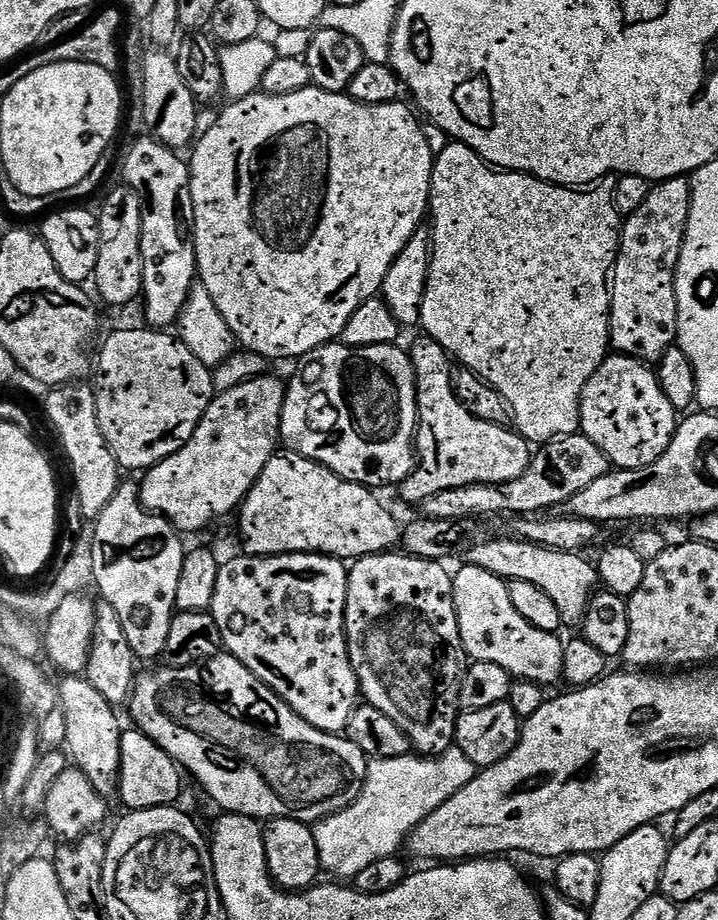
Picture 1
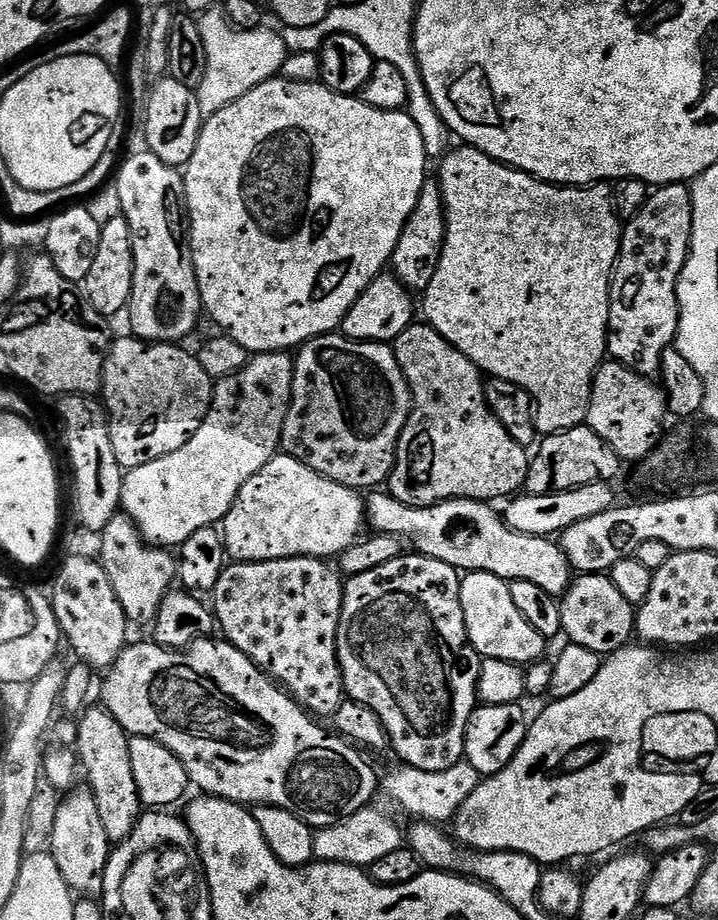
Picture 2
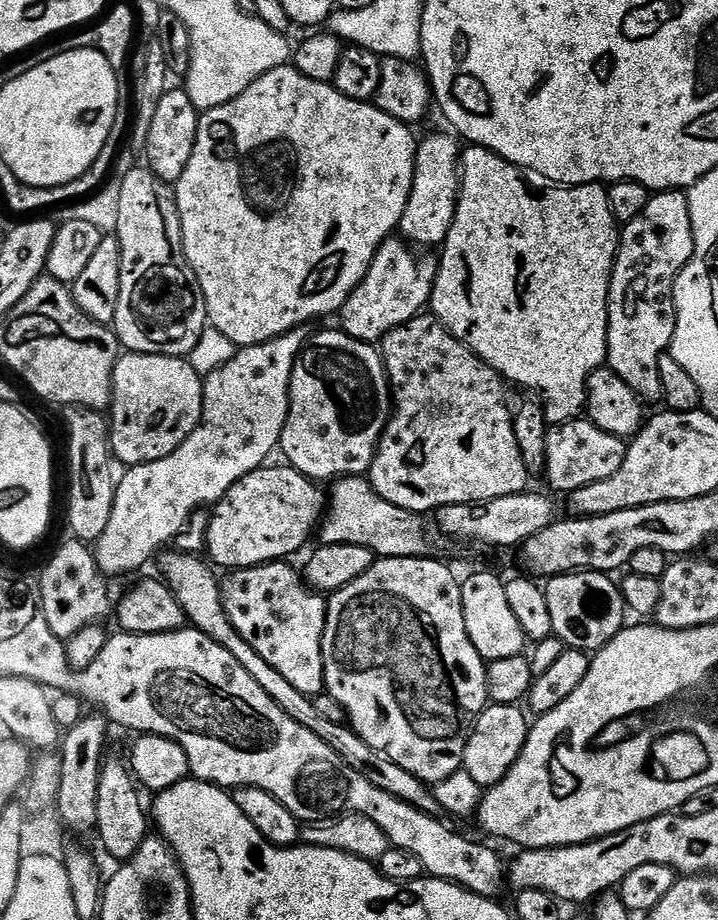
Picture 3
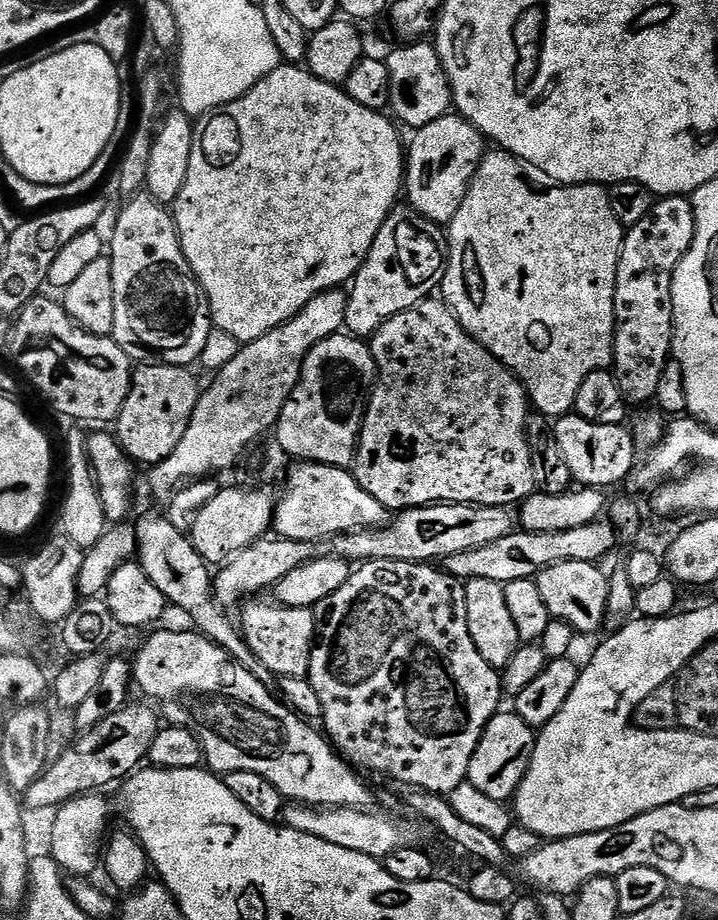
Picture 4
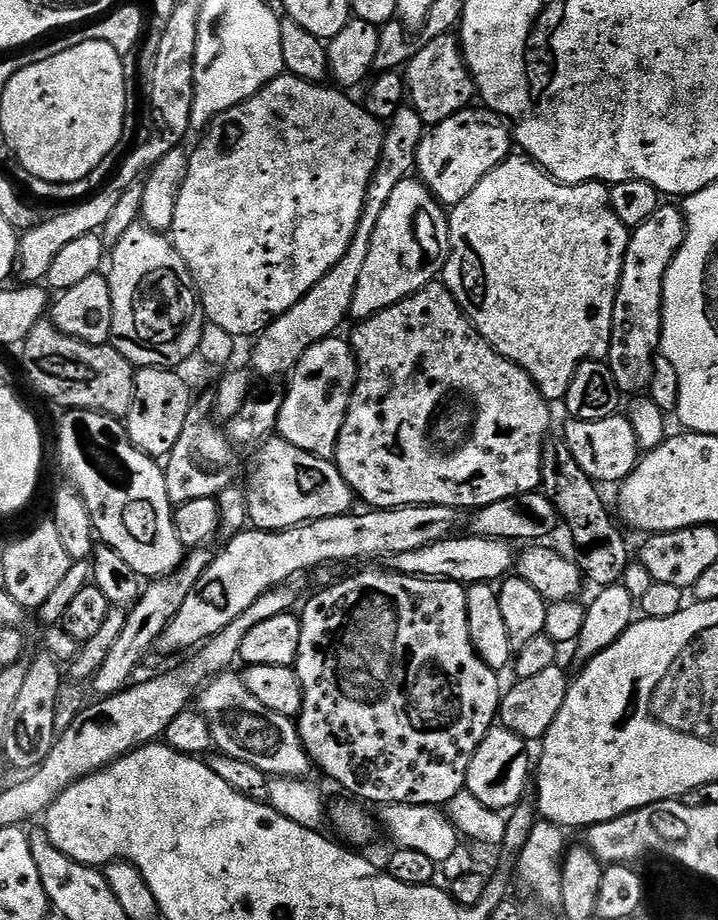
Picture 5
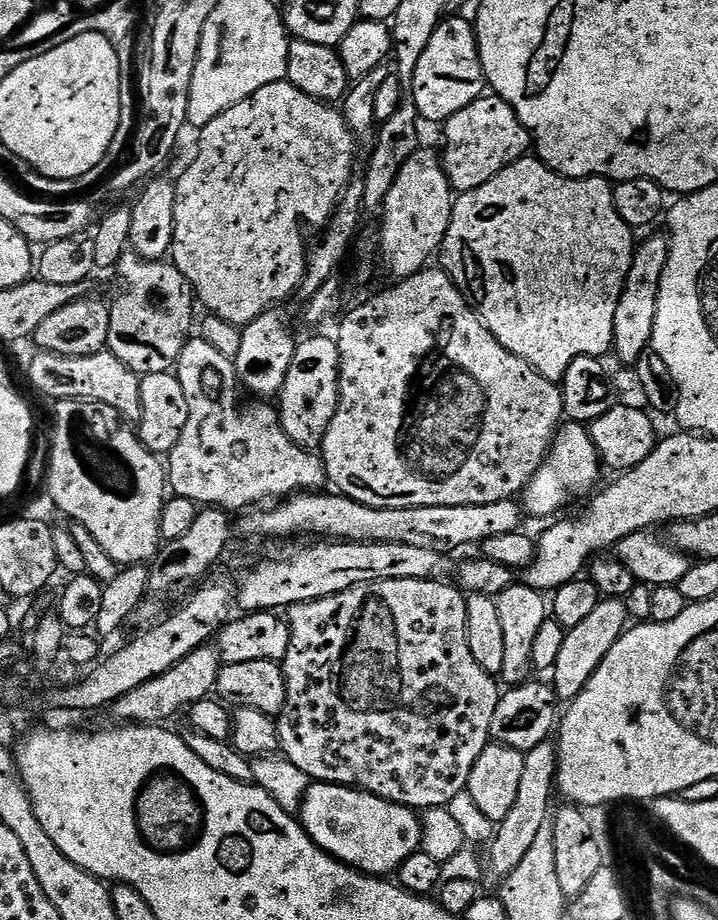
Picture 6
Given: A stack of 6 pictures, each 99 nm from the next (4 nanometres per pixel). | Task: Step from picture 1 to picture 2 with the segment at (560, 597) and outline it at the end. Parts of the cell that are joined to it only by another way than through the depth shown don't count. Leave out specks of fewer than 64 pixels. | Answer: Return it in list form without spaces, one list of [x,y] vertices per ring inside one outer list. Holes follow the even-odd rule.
[[[376,490],[366,500],[366,524],[373,533],[398,536],[411,547],[413,544],[419,555],[446,562],[461,573],[485,572],[509,582],[534,582],[546,594],[563,596],[574,573],[559,543],[546,536],[518,534],[492,508],[491,503],[478,500],[444,500],[428,508],[415,508],[398,502],[387,491]]]

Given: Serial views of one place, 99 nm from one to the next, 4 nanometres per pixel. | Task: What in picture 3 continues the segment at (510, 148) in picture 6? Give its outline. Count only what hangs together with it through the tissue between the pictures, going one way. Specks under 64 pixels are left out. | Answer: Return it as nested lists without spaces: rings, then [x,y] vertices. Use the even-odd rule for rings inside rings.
[[[436,132],[425,140],[423,137],[417,143],[414,182],[398,229],[399,235],[407,243],[413,246],[421,244],[424,247],[421,249],[424,250],[439,249],[446,242],[450,226],[454,222],[456,201],[460,195],[461,177],[458,173],[461,171],[462,148],[455,135],[444,132]]]

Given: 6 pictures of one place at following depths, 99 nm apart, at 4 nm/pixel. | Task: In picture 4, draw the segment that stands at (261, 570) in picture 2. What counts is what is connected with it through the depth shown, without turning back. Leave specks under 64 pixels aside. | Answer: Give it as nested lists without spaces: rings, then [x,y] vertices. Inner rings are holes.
[[[257,599],[244,612],[242,635],[250,650],[272,672],[273,677],[305,678],[310,666],[312,645],[316,642],[316,614],[311,608],[291,608]]]

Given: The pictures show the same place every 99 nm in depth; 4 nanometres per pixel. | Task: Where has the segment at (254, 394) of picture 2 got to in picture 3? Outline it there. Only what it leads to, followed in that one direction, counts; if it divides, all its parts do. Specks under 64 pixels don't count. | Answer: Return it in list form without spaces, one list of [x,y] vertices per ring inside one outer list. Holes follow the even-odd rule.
[[[301,326],[273,340],[236,351],[226,366],[214,370],[214,374],[204,380],[204,413],[200,424],[185,438],[182,446],[178,446],[178,450],[164,460],[131,465],[125,471],[128,473],[119,477],[110,522],[106,522],[106,530],[94,544],[99,570],[106,578],[122,576],[144,567],[164,547],[175,541],[196,511],[216,505],[230,486],[234,486],[234,482],[246,478],[246,474],[256,468],[265,467],[267,460],[264,459],[272,451],[277,451],[280,435],[286,426],[294,366],[310,339],[308,331],[307,327]]]

